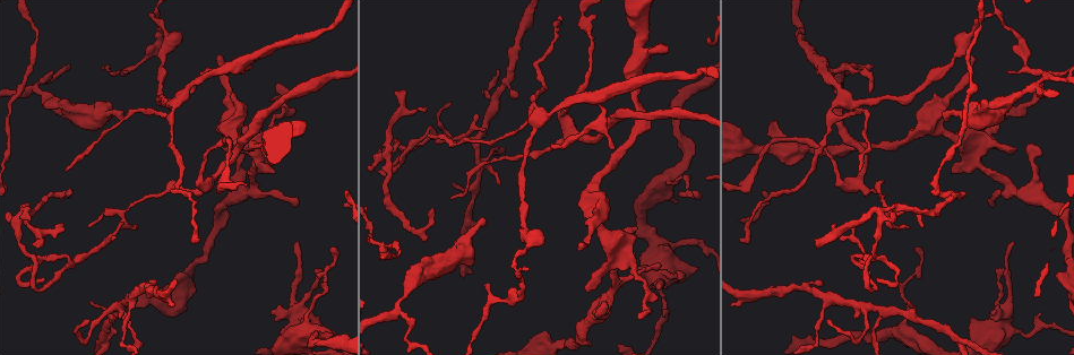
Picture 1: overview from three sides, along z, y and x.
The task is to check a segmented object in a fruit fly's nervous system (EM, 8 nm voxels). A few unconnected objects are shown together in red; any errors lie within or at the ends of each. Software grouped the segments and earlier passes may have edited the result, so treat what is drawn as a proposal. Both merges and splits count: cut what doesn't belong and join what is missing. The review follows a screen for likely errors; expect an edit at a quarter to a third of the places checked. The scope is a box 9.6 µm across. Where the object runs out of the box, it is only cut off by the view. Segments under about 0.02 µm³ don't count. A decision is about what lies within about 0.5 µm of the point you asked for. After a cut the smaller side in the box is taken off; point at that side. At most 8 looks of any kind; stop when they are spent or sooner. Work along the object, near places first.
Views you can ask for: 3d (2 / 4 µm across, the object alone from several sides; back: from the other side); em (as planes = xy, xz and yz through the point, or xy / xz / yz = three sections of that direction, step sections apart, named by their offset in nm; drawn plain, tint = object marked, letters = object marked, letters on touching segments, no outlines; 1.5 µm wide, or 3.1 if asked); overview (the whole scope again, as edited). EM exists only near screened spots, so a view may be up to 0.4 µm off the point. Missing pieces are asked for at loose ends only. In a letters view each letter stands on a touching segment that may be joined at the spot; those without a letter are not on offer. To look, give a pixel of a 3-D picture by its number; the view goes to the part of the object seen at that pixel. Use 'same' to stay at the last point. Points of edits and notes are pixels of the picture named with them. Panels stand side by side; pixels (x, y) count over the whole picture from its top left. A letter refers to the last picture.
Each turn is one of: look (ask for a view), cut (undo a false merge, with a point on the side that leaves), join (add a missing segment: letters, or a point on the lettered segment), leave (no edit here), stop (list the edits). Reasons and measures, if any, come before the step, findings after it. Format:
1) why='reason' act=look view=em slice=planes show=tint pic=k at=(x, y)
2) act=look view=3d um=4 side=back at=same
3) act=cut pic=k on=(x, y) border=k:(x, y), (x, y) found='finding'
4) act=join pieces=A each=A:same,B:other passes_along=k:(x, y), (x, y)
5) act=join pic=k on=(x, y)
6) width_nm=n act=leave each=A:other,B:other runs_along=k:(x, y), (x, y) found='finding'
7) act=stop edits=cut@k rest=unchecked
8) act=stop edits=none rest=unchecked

why='an open end' act=look view=3d um=2 pic=1 at=(860, 170)

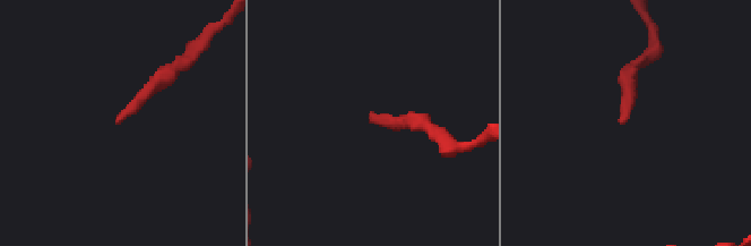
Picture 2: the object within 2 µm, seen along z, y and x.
act=look view=em slice=planes show=letters pic=2 at=(369, 114)

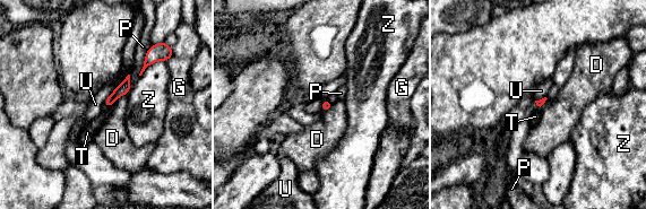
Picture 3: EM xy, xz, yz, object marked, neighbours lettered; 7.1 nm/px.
act=leave each=D:other,G:other,P:other,T:other,U:other,Z:other border=3:(117, 87), (103, 105) found='no lettered segment goes on from it'

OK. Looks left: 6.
why='thin end' act=look view=3d um=4 side=back pic=1 at=(659, 263)

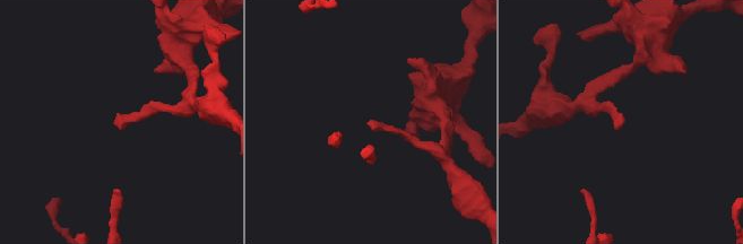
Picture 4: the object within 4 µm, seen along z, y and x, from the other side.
act=look view=em slice=planes show=tint pic=4 at=(371, 121)

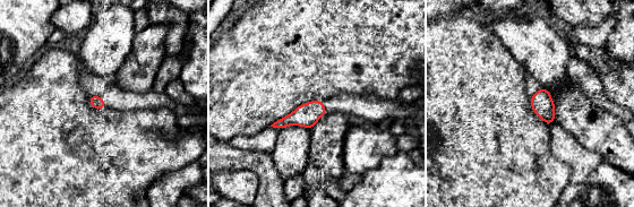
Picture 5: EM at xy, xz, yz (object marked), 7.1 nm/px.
why='what lies round it' act=look view=em slice=planes show=letters at=same

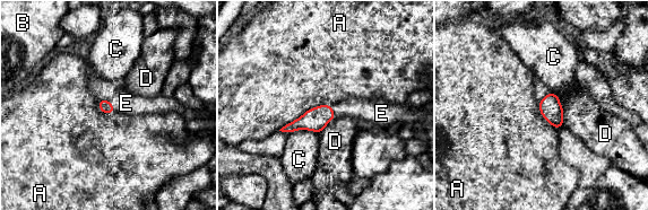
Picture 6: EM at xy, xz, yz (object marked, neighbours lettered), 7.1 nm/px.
act=join pieces=E each=A:other,B:other,C:other,D:other,E:same found='it goes on there'

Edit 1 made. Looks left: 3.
why='free end' act=look view=em slice=planes show=plain pic=1 at=(124, 70)

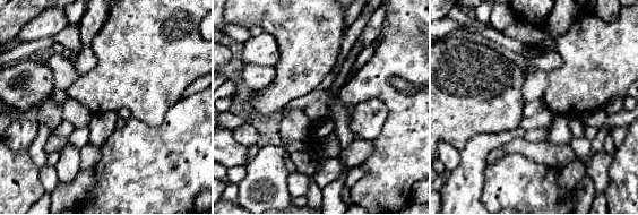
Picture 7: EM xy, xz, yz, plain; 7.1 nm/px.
why='see the neighbours' act=look view=em slice=planes show=letters at=same

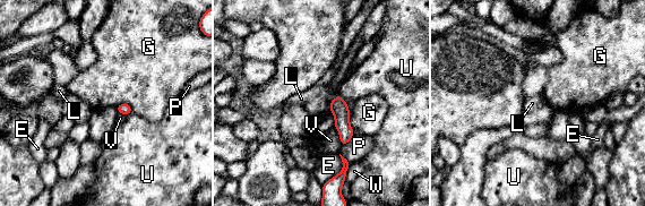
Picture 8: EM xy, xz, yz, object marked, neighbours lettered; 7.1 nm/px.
width_nm=80 act=leave each=E:other,G:other,L:other,P:other,U:other,V:other,W:other found='none of them fits'

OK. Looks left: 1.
act=stop edits=join@6 rest=unchecked

